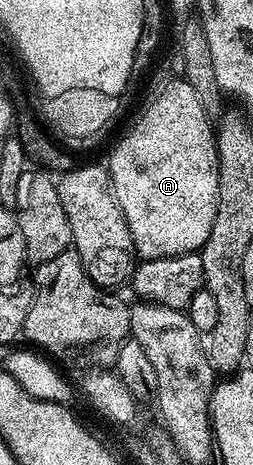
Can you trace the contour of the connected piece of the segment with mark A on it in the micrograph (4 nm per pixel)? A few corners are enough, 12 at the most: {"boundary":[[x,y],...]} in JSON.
{"boundary":[[185,78],[106,160],[141,260],[199,252],[213,120]]}

